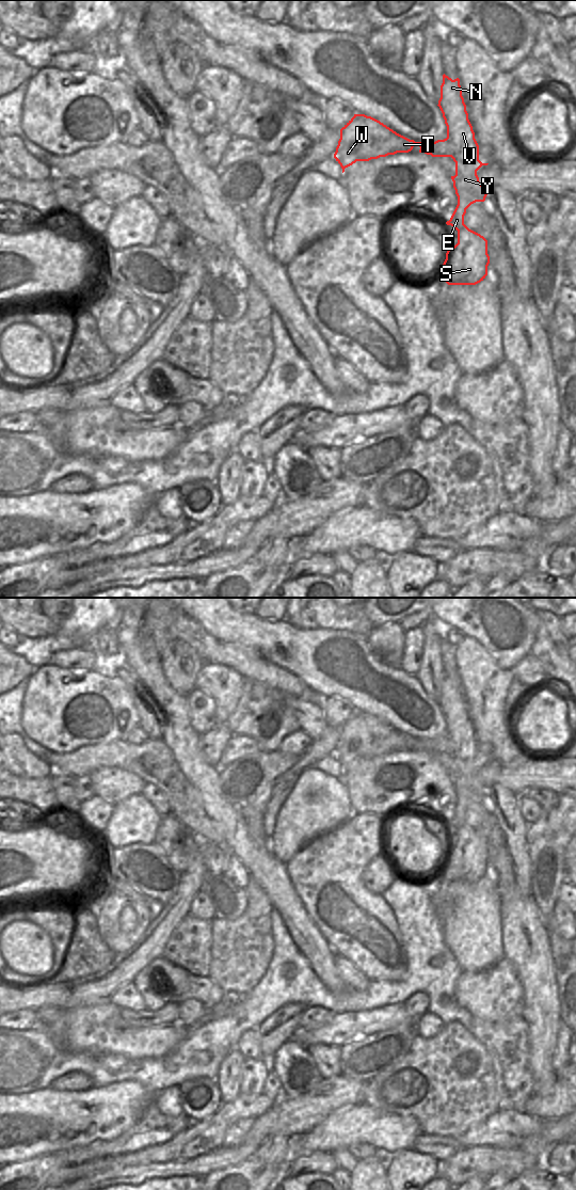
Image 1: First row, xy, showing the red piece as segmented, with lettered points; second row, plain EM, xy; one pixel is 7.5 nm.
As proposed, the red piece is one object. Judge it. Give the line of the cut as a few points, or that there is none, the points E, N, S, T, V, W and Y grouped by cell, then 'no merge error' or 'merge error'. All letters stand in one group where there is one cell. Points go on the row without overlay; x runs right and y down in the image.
cut xy (447, 734), (454, 745), (453, 755); groups E N S V Y / T W; merge error

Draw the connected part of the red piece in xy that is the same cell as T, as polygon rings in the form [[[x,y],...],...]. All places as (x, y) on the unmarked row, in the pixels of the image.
[[[365,712],[354,714],[340,727],[334,756],[345,766],[356,759],[369,759],[397,750],[409,750],[417,742],[419,750],[432,755],[454,755],[455,745],[448,735],[435,740],[415,740],[380,718]]]

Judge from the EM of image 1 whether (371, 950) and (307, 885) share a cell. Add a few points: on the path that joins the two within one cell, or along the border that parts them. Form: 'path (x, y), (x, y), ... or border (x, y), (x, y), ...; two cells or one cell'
path (357, 933), (324, 900); one cell

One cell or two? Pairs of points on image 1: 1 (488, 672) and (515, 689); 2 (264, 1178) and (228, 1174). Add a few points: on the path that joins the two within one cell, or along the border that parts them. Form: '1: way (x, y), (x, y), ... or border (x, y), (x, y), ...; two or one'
1: border (513, 680), (507, 692), (504, 711); two
2: way (255, 1178), (237, 1178); one

